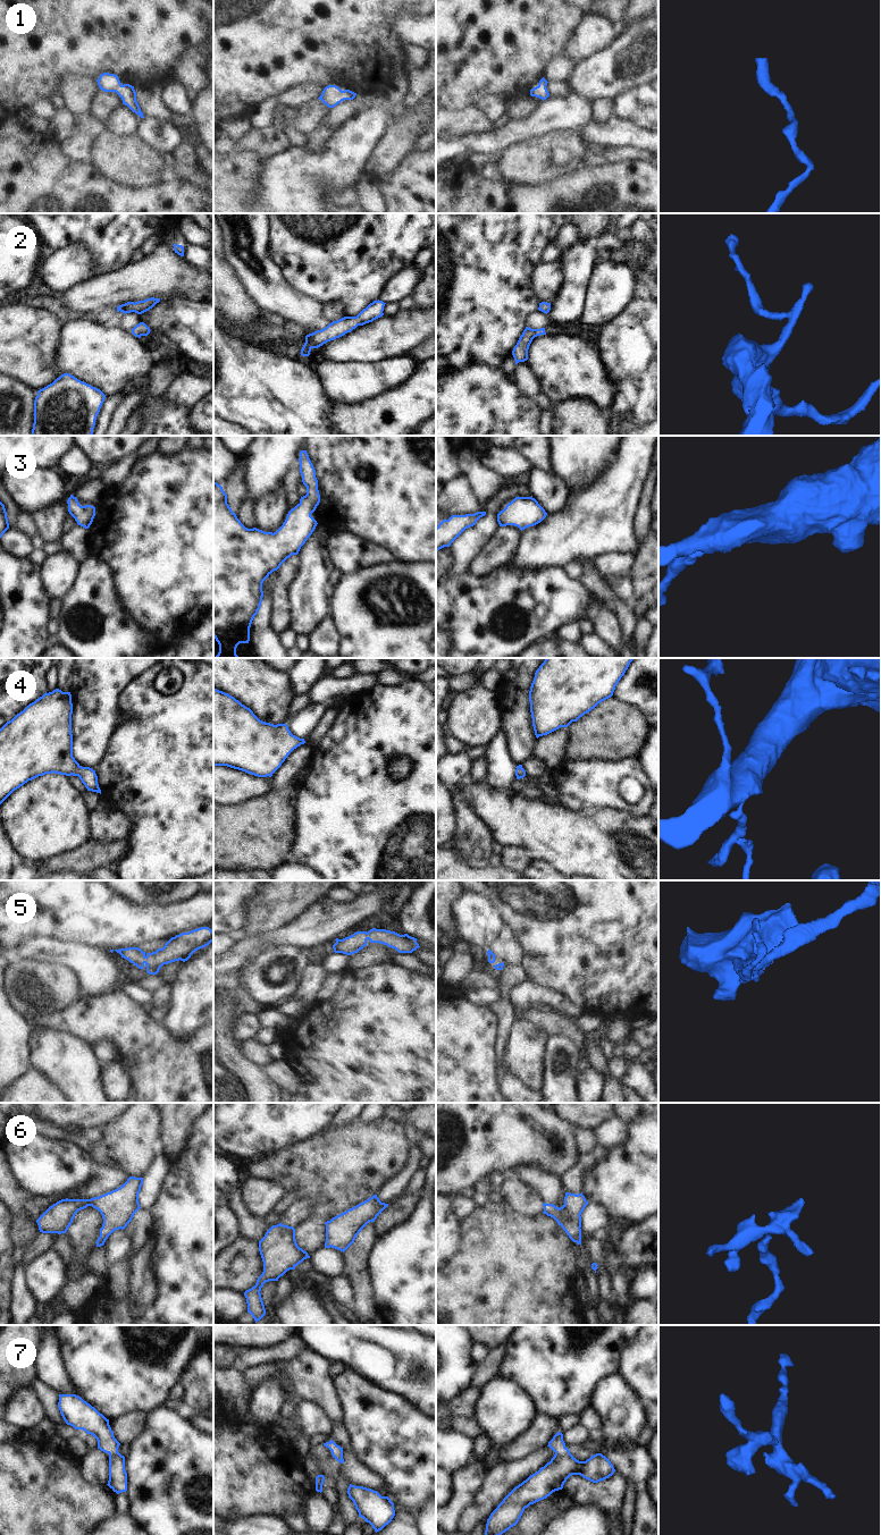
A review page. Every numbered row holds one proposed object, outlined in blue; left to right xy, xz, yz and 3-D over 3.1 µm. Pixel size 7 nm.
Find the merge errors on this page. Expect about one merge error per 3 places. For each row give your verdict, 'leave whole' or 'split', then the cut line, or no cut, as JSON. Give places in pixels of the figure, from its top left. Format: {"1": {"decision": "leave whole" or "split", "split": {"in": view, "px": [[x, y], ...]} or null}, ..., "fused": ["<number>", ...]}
{"1": {"decision": "leave whole", "split": null}, "2": {"decision": "leave whole", "split": null}, "3": {"decision": "leave whole", "split": null}, "4": {"decision": "leave whole", "split": null}, "5": {"decision": "leave whole", "split": null}, "6": {"decision": "leave whole", "split": null}, "7": {"decision": "leave whole", "split": null}, "fused": []}

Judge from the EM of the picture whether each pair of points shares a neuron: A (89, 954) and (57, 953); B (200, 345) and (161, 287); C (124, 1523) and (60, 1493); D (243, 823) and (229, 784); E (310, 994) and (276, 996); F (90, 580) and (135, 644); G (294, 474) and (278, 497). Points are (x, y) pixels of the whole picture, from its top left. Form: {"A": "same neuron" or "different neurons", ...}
{"A": "same neuron", "B": "different neurons", "C": "different neurons", "D": "different neurons", "E": "different neurons", "F": "same neuron", "G": "different neurons"}

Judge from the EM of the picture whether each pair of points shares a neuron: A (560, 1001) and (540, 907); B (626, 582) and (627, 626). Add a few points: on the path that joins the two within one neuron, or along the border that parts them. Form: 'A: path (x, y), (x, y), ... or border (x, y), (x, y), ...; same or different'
A: border (534, 983), (562, 993), (581, 1008); different
B: border (606, 583), (618, 597), (627, 602); different

